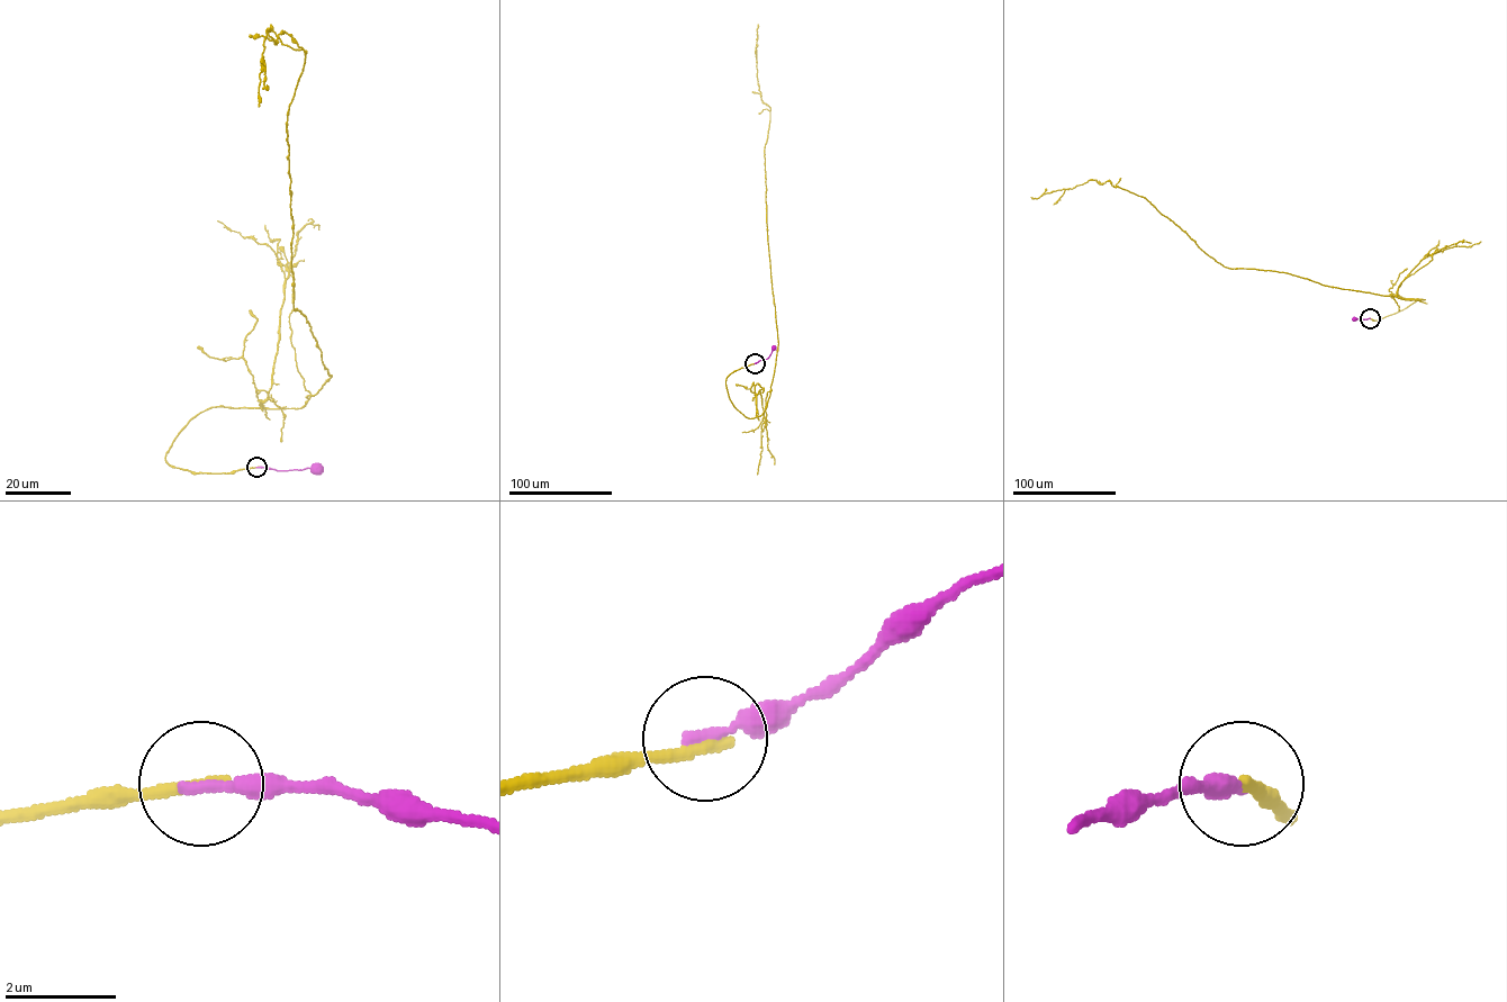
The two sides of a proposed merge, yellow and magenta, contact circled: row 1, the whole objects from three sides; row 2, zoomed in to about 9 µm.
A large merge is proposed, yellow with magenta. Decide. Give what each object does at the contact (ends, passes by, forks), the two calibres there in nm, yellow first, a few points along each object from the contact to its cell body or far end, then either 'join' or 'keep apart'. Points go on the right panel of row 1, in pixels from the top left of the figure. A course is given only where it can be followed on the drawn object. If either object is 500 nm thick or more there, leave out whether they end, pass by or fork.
yellow ends | magenta ends | 260/240 nm | yellow via (1370, 318), (1425, 299), (1225, 267), (1143, 197), (1109, 180), (1091, 179), (1031, 197) | magenta via (1370, 318), (1354, 318) | keep apart

